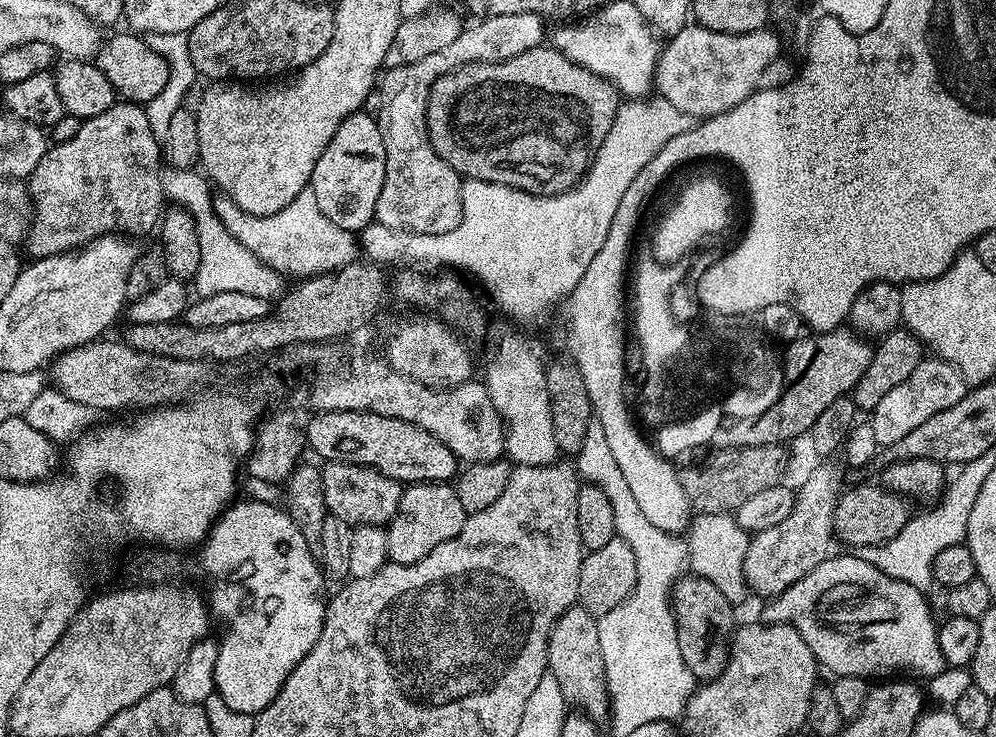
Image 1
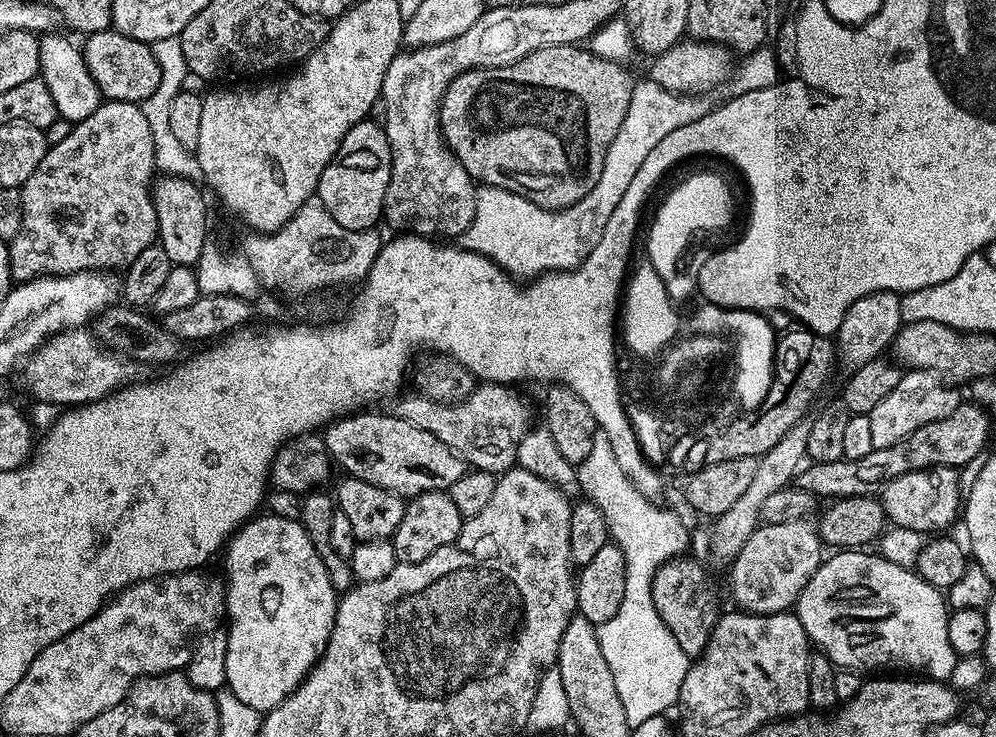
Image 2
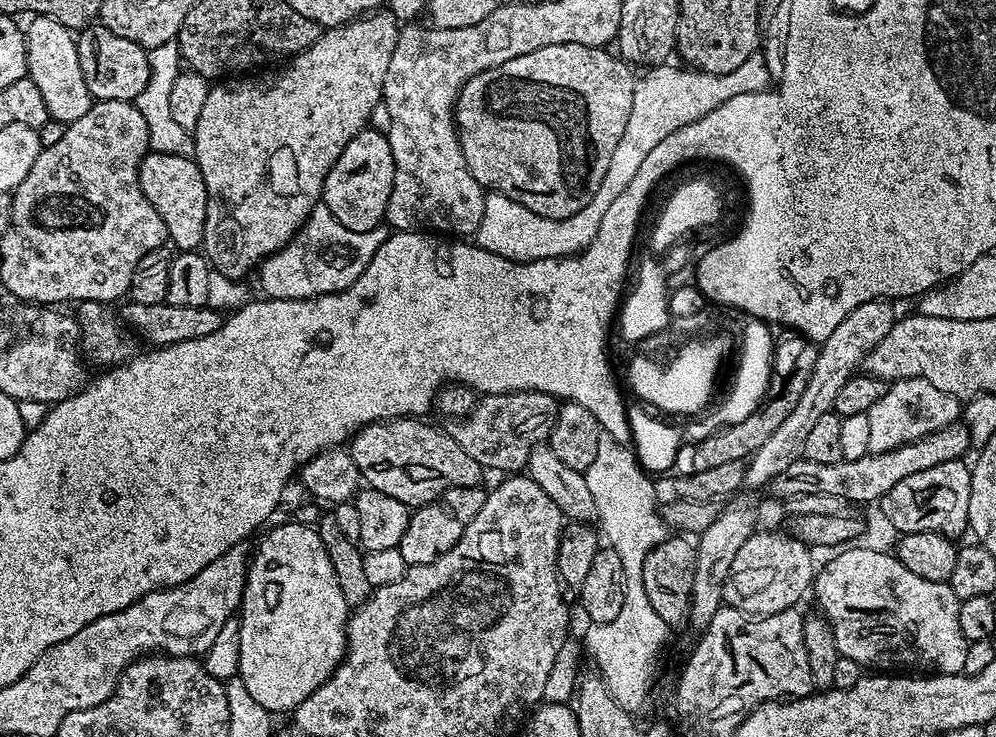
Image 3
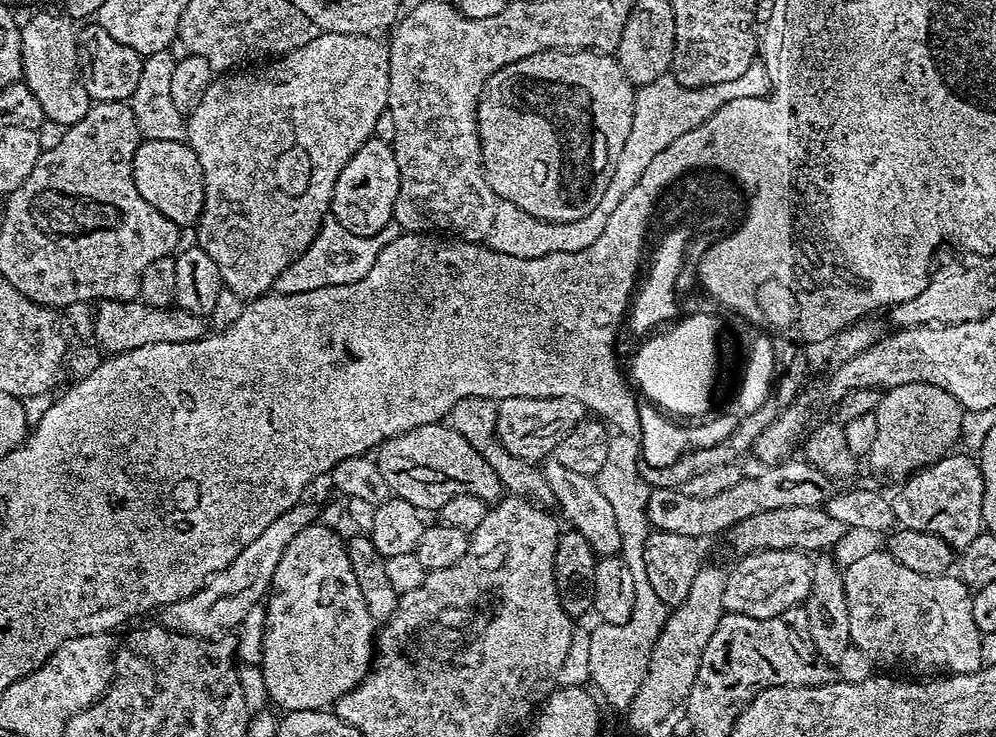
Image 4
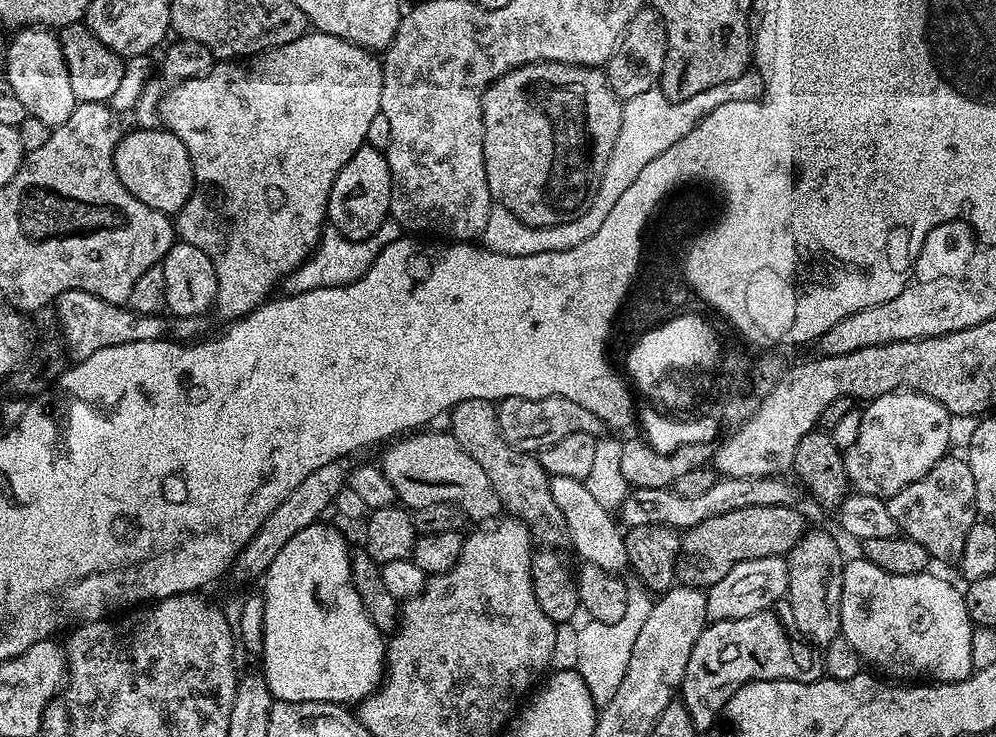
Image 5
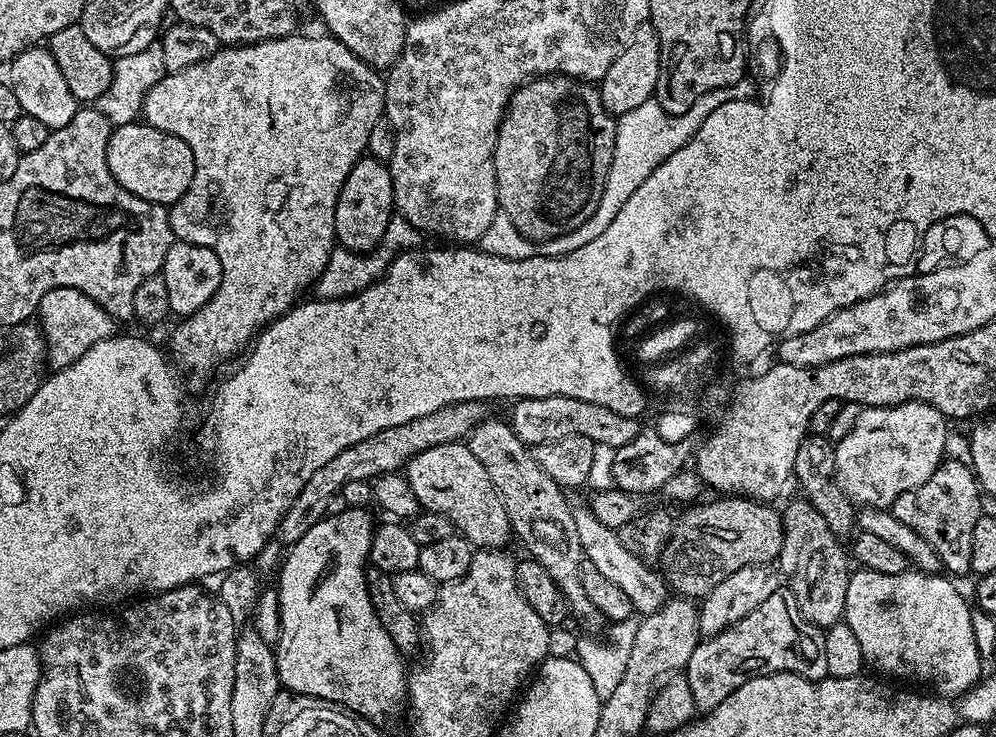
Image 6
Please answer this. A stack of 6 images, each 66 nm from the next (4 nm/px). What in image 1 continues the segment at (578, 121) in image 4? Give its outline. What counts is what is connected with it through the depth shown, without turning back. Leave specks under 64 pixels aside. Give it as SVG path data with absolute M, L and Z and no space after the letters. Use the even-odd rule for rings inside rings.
M541 46L526 50L526 54L518 54L509 60L500 60L496 64L463 64L446 74L442 74L433 82L428 91L426 102L426 130L430 146L450 165L461 177L482 182L498 182L511 188L521 188L527 192L533 192L536 196L557 196L560 192L568 192L575 188L583 180L588 172L588 167L594 162L606 134L616 117L616 111L620 108L622 97L609 80L586 70L581 64L575 64L566 54L562 54L551 46Z

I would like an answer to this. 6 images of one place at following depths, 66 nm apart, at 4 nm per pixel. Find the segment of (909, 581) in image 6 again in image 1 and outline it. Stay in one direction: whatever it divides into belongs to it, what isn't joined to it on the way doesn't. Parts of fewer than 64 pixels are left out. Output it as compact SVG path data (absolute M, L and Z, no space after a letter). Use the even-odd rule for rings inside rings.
M848 554L852 556L836 556L829 555L827 560L818 562L818 566L814 566L814 570L810 570L810 574L806 574L806 578L798 578L798 582L794 582L794 586L790 586L786 590L782 590L782 594L771 597L767 601L768 604L764 608L763 619L770 624L792 624L794 630L798 630L798 634L802 634L802 642L806 642L806 646L810 646L810 650L814 654L817 665L821 669L829 668L833 677L837 676L862 676L865 678L873 678L872 676L880 676L876 678L888 678L893 674L908 674L904 672L913 672L916 676L924 676L923 678L931 678L945 670L946 665L942 658L942 650L938 646L938 627L937 617L932 617L932 608L928 605L928 600L924 597L925 593L921 589L910 586L906 582L902 582L898 578L890 578L882 570L878 570L878 566L874 566L870 562L866 562L858 554Z

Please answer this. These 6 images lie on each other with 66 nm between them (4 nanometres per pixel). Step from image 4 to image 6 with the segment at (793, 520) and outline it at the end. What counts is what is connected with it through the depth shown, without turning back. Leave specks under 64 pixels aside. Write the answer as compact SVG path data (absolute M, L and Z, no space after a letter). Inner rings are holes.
M735 494L729 495L725 498L716 498L720 500L710 500L706 504L705 502L697 502L691 506L685 507L684 512L673 523L672 533L670 534L670 542L666 542L664 552L660 555L658 561L659 571L662 573L669 589L673 593L679 594L684 598L703 598L710 594L710 590L714 590L714 586L718 586L726 578L730 578L730 574L736 573L738 570L742 570L746 566L754 566L755 564L762 564L765 566L771 565L773 562L779 561L780 551L782 550L782 540L784 538L784 518L779 511L776 512L772 509L773 505L768 502L761 502L759 500L749 500L747 498L739 497Z

